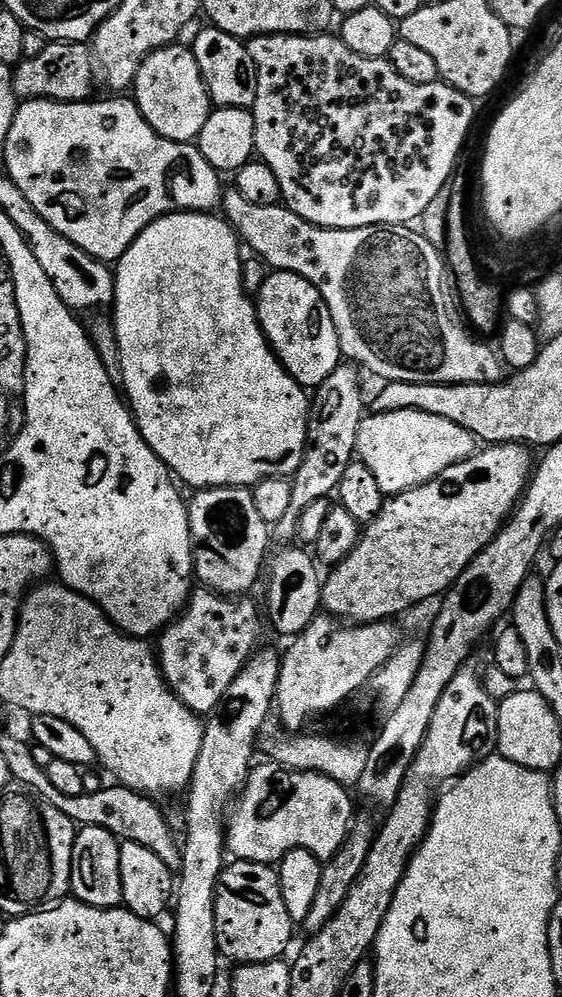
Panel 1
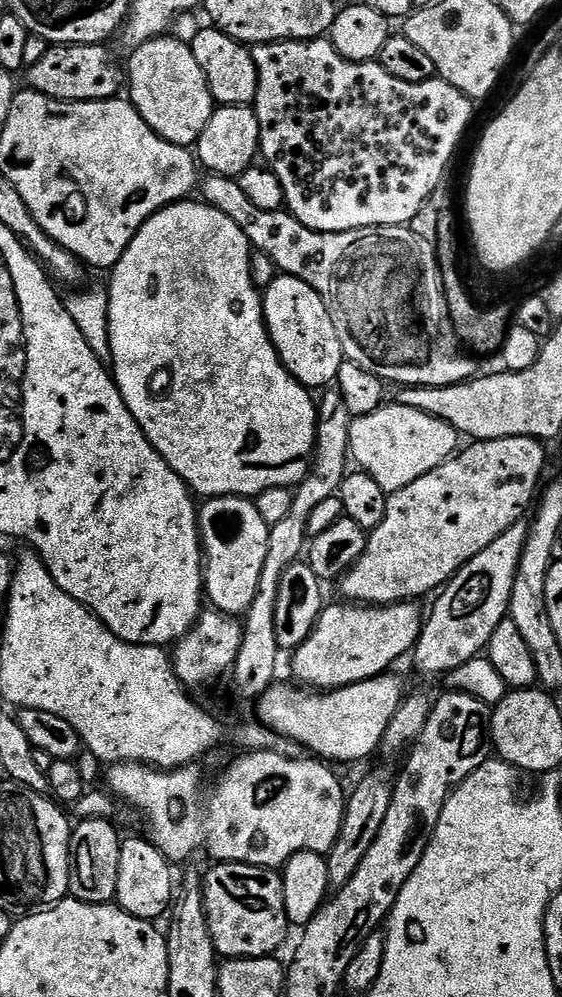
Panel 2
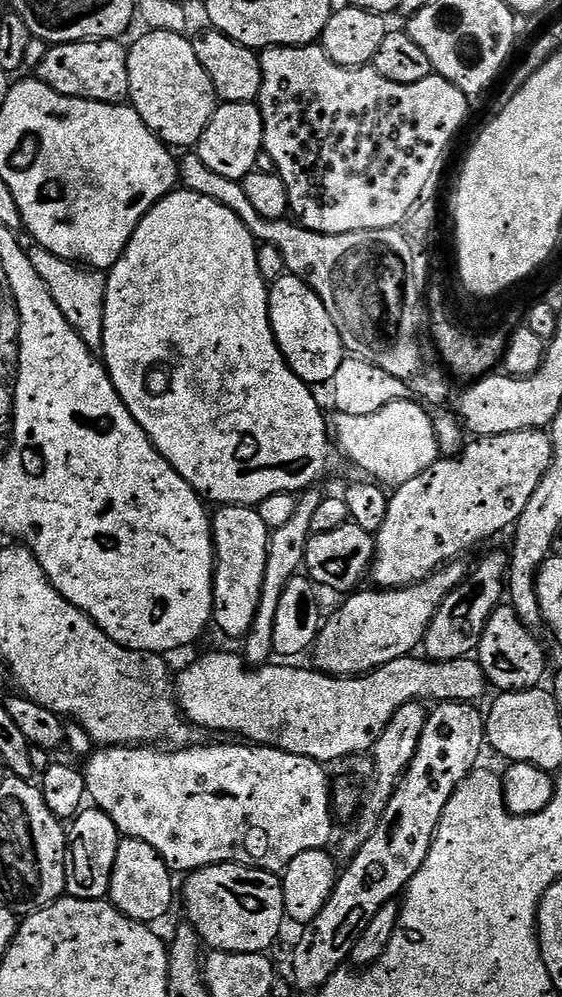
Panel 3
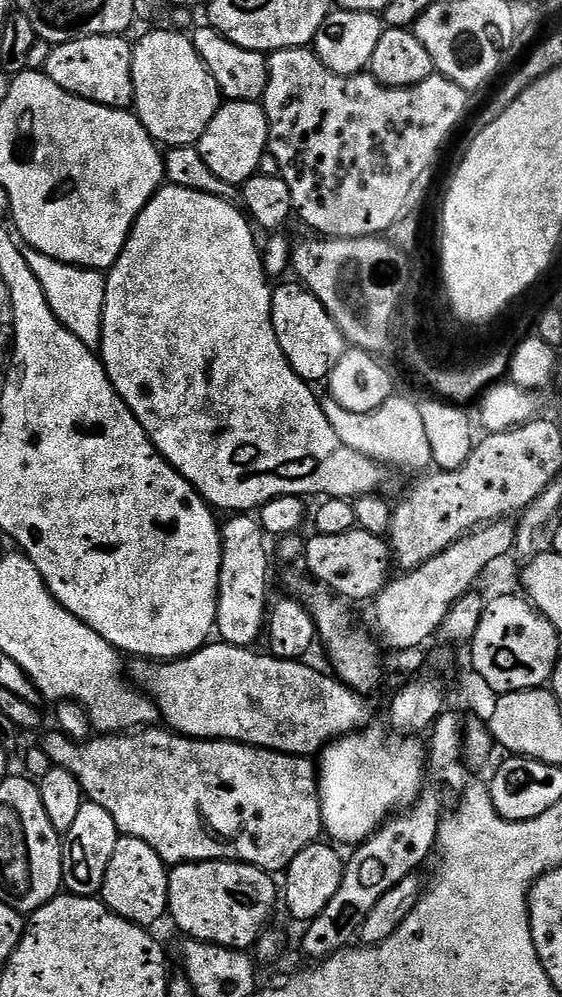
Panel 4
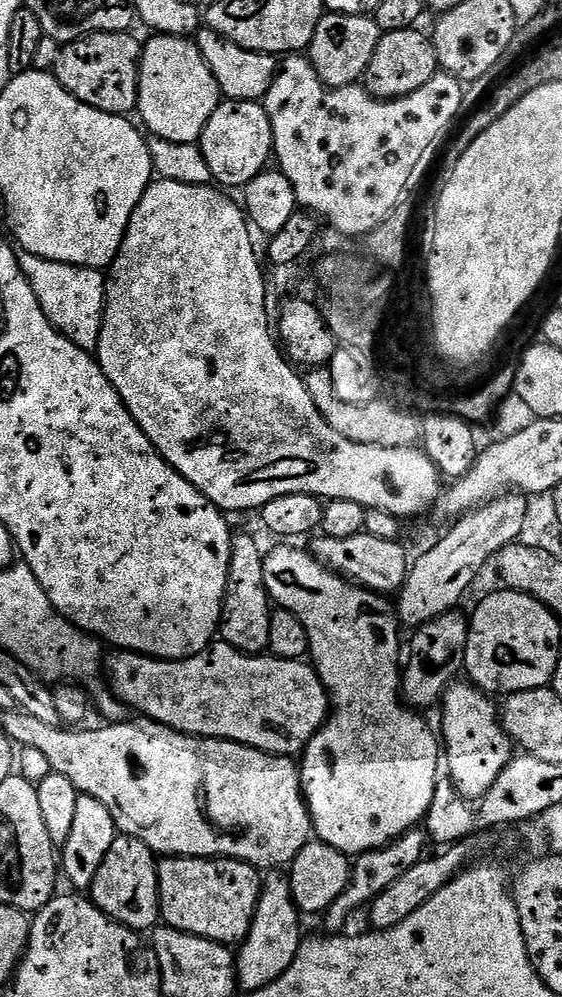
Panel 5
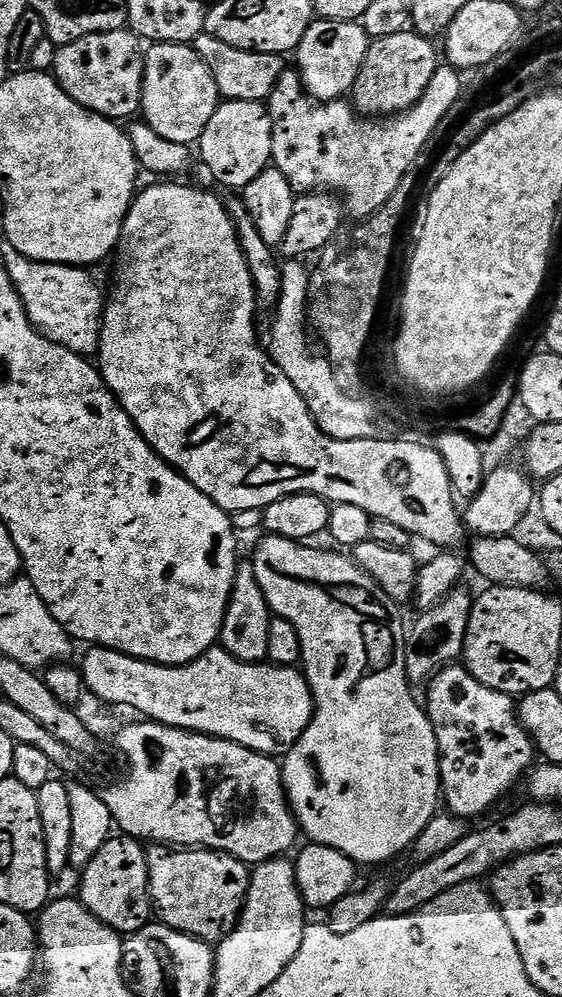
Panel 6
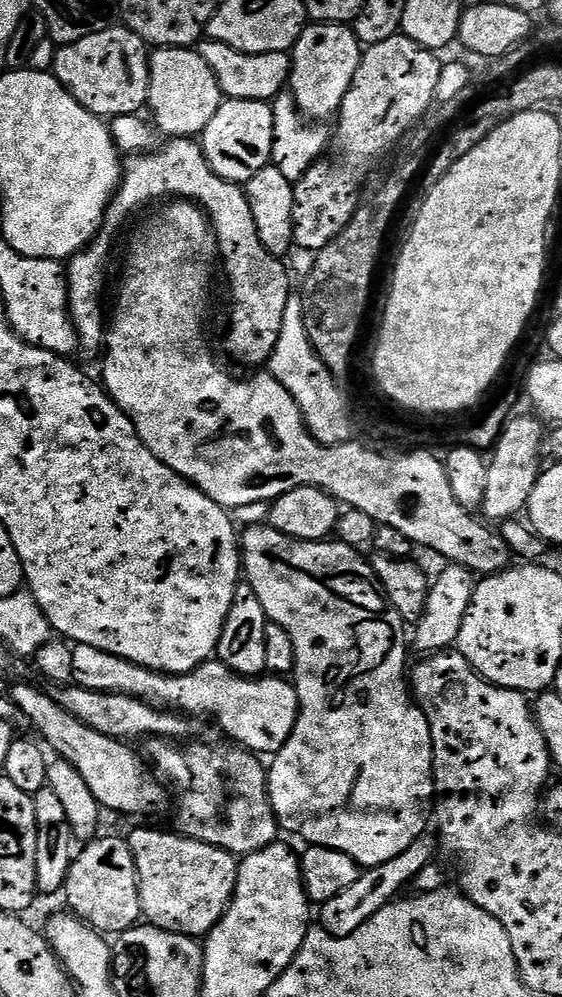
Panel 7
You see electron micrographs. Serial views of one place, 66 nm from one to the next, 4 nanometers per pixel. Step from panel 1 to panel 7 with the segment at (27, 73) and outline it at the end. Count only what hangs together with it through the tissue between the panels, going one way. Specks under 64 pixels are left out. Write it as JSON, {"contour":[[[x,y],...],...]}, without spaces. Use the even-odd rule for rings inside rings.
{"contour":[[[113,26],[57,47],[54,75],[75,100],[95,116],[140,114],[145,111],[150,90],[149,59],[149,45],[139,34],[126,26]]]}

